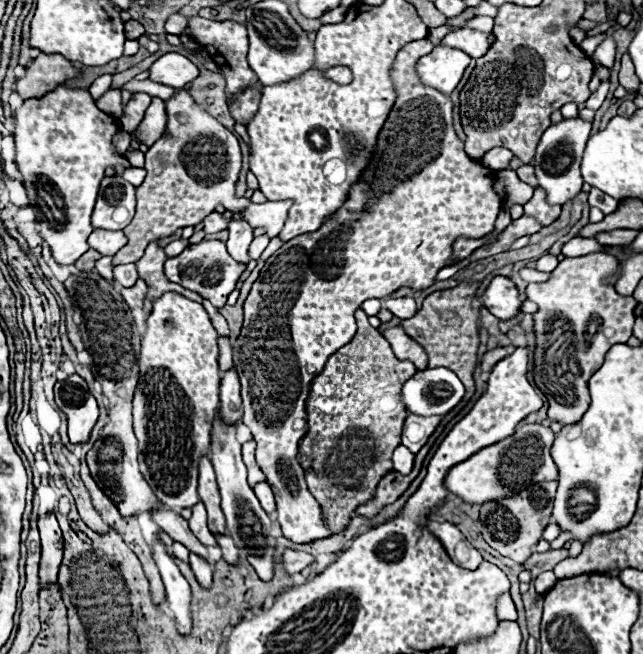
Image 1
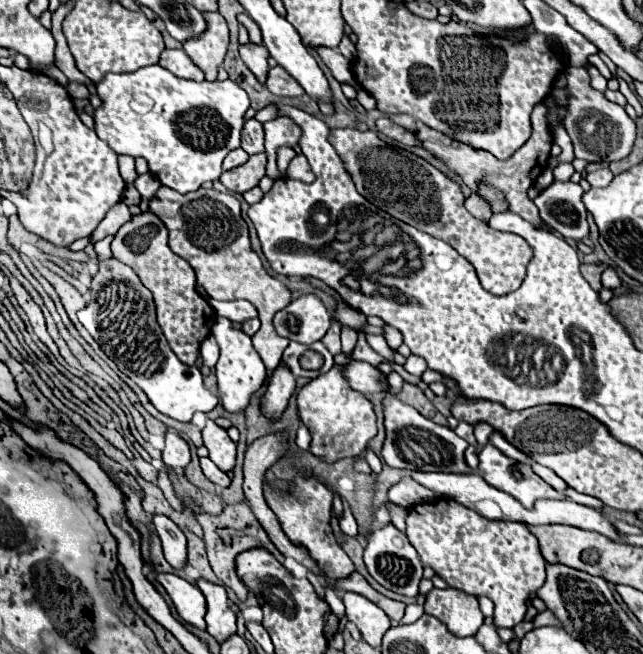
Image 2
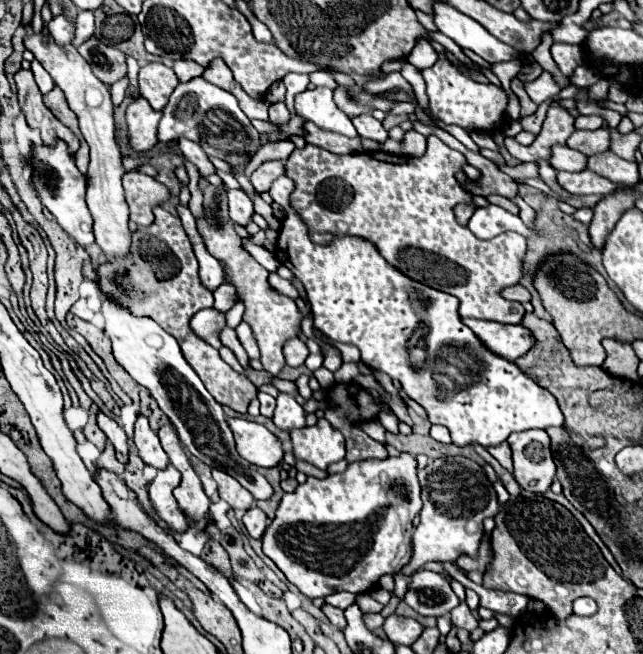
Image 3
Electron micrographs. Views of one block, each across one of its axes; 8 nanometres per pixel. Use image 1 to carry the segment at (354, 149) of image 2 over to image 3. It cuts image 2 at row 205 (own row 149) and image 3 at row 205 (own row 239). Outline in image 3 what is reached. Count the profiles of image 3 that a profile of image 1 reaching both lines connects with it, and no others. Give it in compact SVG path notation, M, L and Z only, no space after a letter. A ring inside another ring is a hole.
M428 136L426 154L420 158L394 156L386 152L358 152L358 154L332 154L314 144L306 144L304 148L296 148L286 160L286 174L294 178L294 208L306 220L312 240L324 244L330 234L356 234L372 240L382 256L390 260L390 264L398 266L410 278L448 292L460 300L460 316L462 318L478 318L464 320L474 334L500 356L508 360L516 360L526 354L534 346L534 336L520 322L526 314L520 302L506 300L502 290L506 286L514 286L524 276L522 260L526 254L526 238L518 232L504 232L492 240L478 240L468 228L462 228L454 218L456 204L472 204L474 194L466 192L466 188L456 180L456 174L466 166L466 156L458 150L446 146L438 136Z

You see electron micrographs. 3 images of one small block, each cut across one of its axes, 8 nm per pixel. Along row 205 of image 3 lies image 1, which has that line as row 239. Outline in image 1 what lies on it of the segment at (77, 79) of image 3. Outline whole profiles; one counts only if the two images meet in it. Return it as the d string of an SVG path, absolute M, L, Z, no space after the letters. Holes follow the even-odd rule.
M96 228L90 236L88 236L88 244L90 248L98 250L102 256L114 256L124 244L126 244L126 236L122 230L118 232L106 232L102 228Z

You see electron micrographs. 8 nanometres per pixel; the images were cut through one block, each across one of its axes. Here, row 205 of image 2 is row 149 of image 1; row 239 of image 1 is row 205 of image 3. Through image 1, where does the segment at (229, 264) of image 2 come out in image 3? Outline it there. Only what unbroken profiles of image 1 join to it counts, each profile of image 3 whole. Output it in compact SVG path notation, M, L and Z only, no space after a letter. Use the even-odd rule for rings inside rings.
M126 172L122 176L126 204L130 208L130 220L138 226L150 226L154 222L152 208L160 206L170 200L170 190L160 184L156 178L140 174L140 172Z

